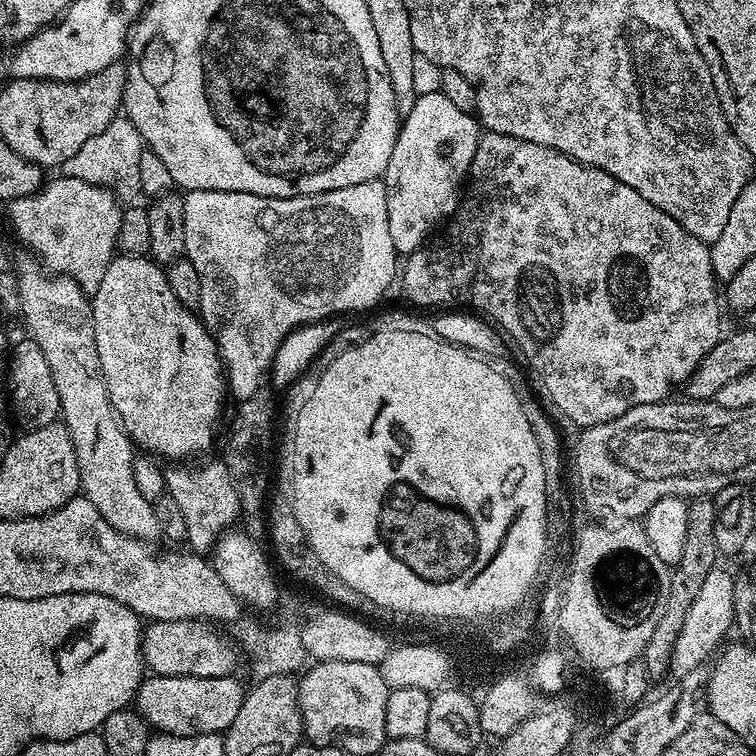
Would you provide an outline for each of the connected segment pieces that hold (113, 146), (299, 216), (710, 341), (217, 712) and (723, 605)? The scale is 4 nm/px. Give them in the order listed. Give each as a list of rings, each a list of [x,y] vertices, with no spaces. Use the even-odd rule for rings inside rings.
[[[117,114],[110,122],[110,126],[106,126],[106,130],[94,134],[94,138],[90,138],[78,149],[78,154],[66,158],[62,172],[70,178],[82,178],[82,182],[90,182],[99,188],[107,188],[109,192],[136,194],[140,192],[138,165],[145,147],[144,139],[140,137],[134,122],[130,122],[123,114]]]
[[[383,179],[370,182],[358,182],[358,186],[342,186],[342,190],[330,190],[322,194],[309,196],[259,196],[245,192],[219,192],[218,190],[198,190],[187,193],[183,197],[185,246],[183,255],[197,270],[201,282],[201,302],[198,315],[207,326],[209,334],[214,338],[220,360],[224,364],[226,388],[236,395],[237,401],[258,394],[265,387],[266,377],[272,371],[272,363],[283,340],[296,328],[304,324],[313,324],[329,318],[336,318],[339,312],[360,312],[363,308],[372,308],[384,300],[383,291],[392,279],[398,276],[398,253],[394,246],[394,238],[390,238],[390,218],[386,210],[386,186]]]
[[[485,131],[483,135],[481,135],[480,141],[478,142],[478,148],[474,150],[474,160],[472,162],[470,179],[467,181],[466,191],[463,193],[456,211],[452,213],[443,231],[439,234],[433,235],[431,239],[425,243],[424,247],[419,248],[417,252],[407,253],[405,260],[408,261],[406,261],[405,264],[403,261],[402,279],[404,284],[403,295],[406,297],[406,300],[409,300],[412,304],[417,304],[420,308],[436,308],[434,310],[443,309],[445,307],[443,304],[452,304],[448,306],[473,304],[477,309],[474,307],[472,308],[475,309],[477,313],[483,314],[487,317],[497,329],[502,330],[503,335],[507,337],[513,345],[516,343],[517,346],[520,347],[520,352],[526,359],[528,359],[529,366],[540,375],[540,380],[544,383],[545,390],[552,395],[553,406],[556,407],[570,423],[577,424],[577,429],[580,430],[593,428],[602,422],[610,422],[614,418],[618,418],[622,414],[634,410],[634,406],[659,404],[667,401],[669,397],[671,397],[668,395],[670,395],[679,384],[680,387],[687,385],[688,379],[694,374],[694,370],[700,365],[702,358],[706,358],[706,354],[710,354],[710,350],[714,350],[714,346],[718,343],[722,335],[722,329],[720,329],[720,304],[722,308],[722,300],[721,297],[720,300],[716,297],[718,281],[714,274],[712,249],[709,245],[702,243],[698,238],[694,238],[694,234],[690,234],[678,222],[674,222],[674,218],[670,218],[670,214],[658,210],[658,206],[654,206],[654,202],[646,202],[646,198],[642,198],[642,194],[638,194],[638,190],[626,186],[626,182],[618,182],[618,178],[606,174],[601,168],[591,168],[588,164],[580,164],[574,158],[570,158],[566,154],[562,154],[550,146],[542,146],[538,142],[526,142],[522,138],[514,138],[510,134],[498,134],[497,132]]]
[[[149,675],[140,681],[134,704],[157,733],[169,736],[223,734],[230,722],[234,722],[238,710],[242,710],[246,688],[236,679],[235,675],[218,678]]]
[[[714,567],[710,570],[710,574],[706,574],[706,582],[702,582],[702,590],[698,590],[698,598],[694,598],[694,602],[682,622],[682,630],[672,647],[670,664],[673,669],[676,667],[688,668],[684,670],[696,670],[699,664],[706,663],[705,665],[707,665],[713,653],[725,643],[724,635],[728,631],[730,633],[733,631],[736,619],[734,614],[734,576],[733,573],[723,572],[722,568]]]

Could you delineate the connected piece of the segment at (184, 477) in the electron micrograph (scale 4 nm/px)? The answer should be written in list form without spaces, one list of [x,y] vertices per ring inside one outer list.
[[[223,459],[200,462],[176,462],[164,472],[166,494],[178,502],[182,509],[182,518],[186,518],[187,547],[196,554],[208,554],[215,548],[220,537],[233,527],[232,524],[242,516],[238,490],[234,478],[230,478]]]

